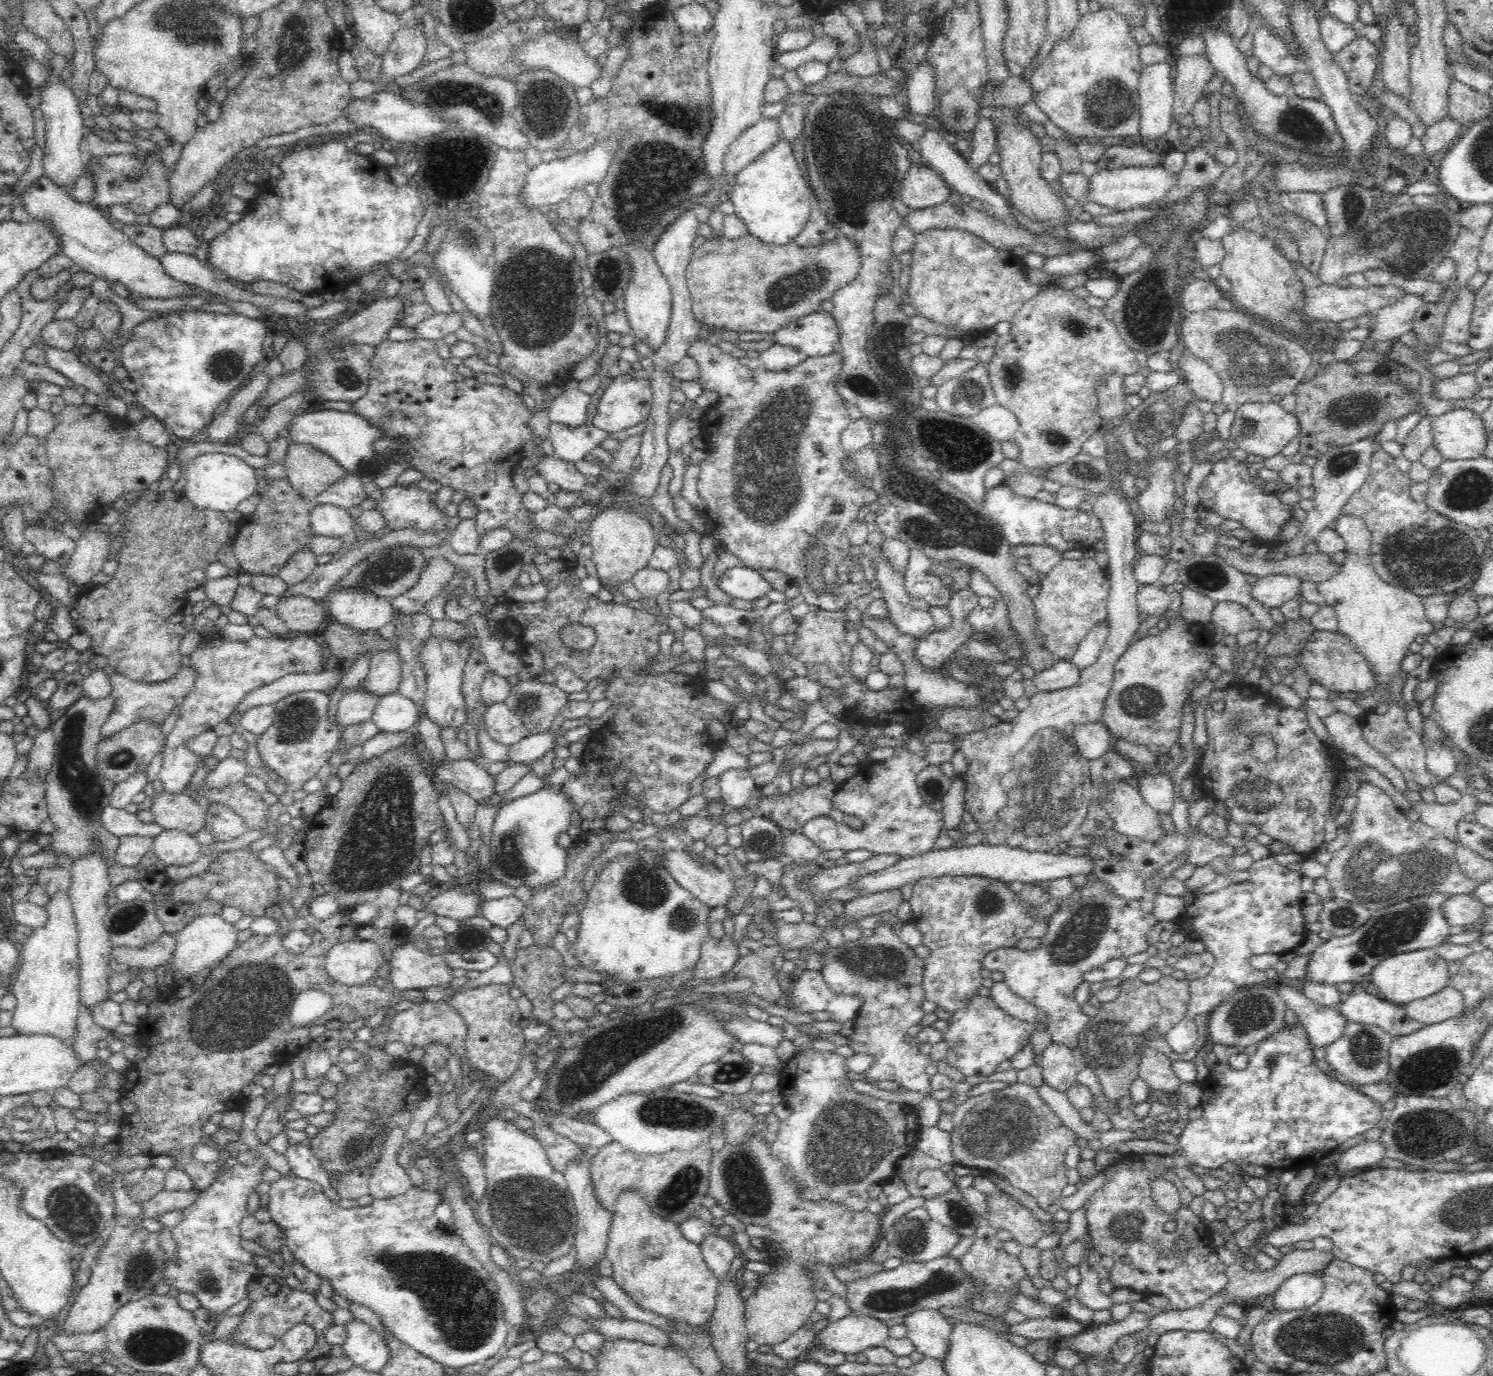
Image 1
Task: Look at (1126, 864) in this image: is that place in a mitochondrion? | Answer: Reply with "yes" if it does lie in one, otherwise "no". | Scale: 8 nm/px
no

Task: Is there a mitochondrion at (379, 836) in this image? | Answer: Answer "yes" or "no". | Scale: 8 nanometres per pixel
yes

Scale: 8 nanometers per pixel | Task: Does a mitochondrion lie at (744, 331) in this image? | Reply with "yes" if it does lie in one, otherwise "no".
no

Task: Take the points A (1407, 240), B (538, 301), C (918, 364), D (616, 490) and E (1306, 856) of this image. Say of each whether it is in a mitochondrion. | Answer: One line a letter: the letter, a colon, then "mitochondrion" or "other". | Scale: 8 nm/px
A: mitochondrion
B: mitochondrion
C: other
D: other
E: other

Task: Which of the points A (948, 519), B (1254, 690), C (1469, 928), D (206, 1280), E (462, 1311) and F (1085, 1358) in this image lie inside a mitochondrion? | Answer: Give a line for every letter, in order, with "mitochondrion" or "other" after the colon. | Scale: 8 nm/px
A: mitochondrion
B: other
C: other
D: mitochondrion
E: mitochondrion
F: other

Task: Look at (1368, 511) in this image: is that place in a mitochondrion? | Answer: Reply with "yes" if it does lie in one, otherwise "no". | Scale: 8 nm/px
no

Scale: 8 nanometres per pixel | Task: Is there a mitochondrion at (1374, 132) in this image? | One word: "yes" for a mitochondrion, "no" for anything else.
no

